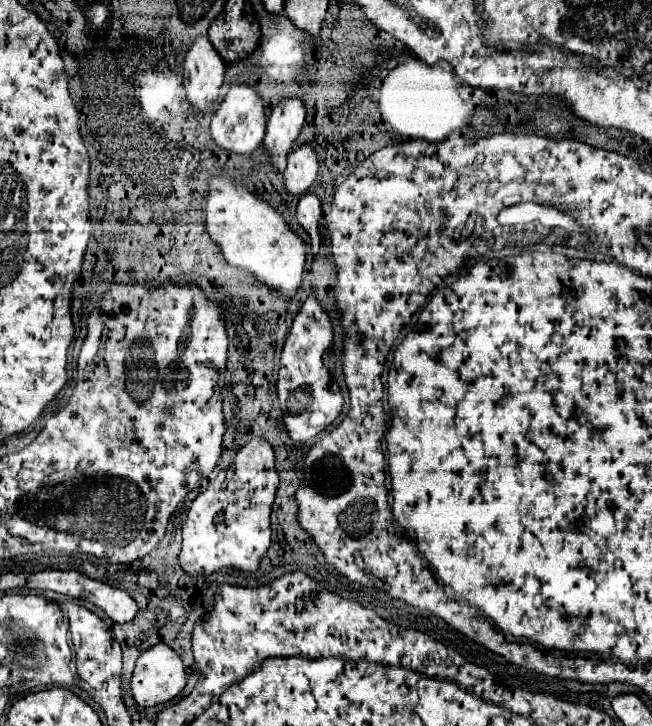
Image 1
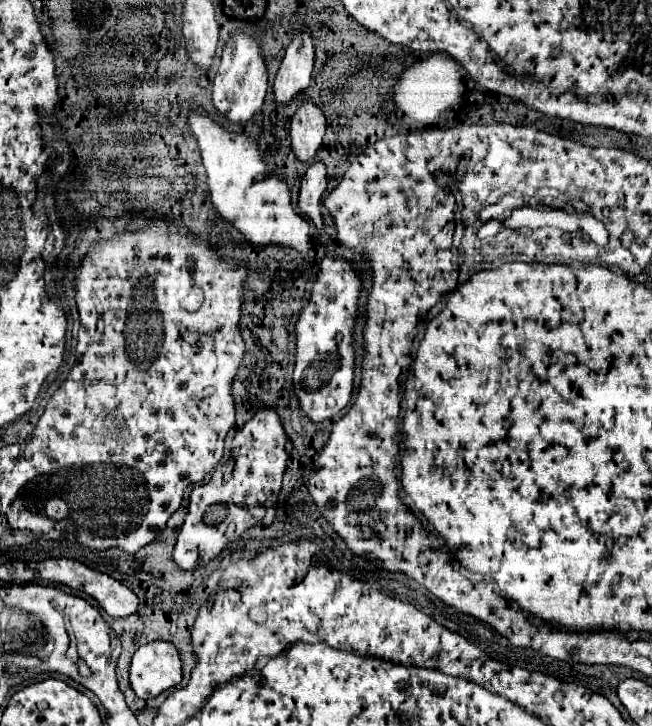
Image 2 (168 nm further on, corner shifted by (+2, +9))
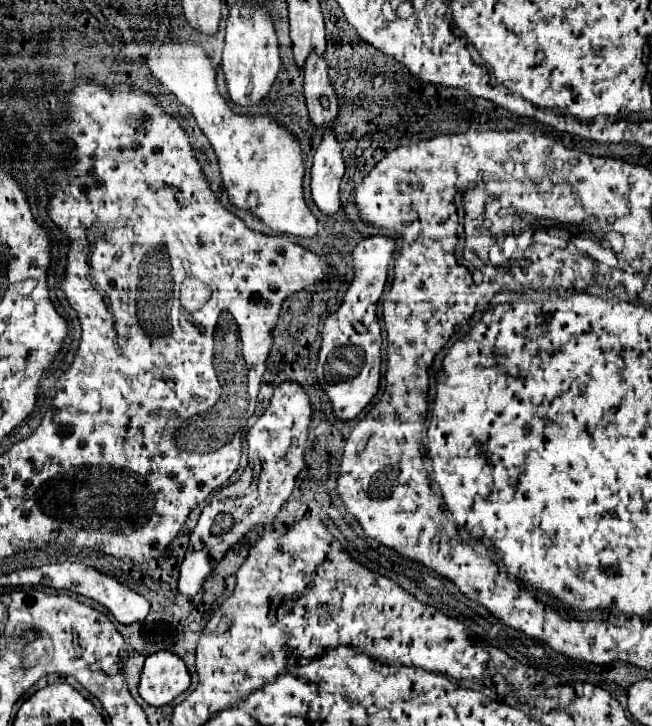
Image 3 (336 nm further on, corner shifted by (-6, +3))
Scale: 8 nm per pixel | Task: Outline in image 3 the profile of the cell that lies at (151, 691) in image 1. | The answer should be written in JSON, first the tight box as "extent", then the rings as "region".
{"extent":[138,651,190,705],"region":[[[156,651],[146,657],[138,691],[148,705],[166,705],[188,687],[190,673],[178,655],[170,651]]]}

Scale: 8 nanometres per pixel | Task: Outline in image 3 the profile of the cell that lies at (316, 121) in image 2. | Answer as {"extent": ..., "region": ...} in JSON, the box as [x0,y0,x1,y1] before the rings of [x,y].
{"extent":[304,57,338,129],"region":[[[308,57],[304,65],[304,97],[312,127],[320,129],[336,119],[338,101],[328,83],[328,63],[324,57]]]}

